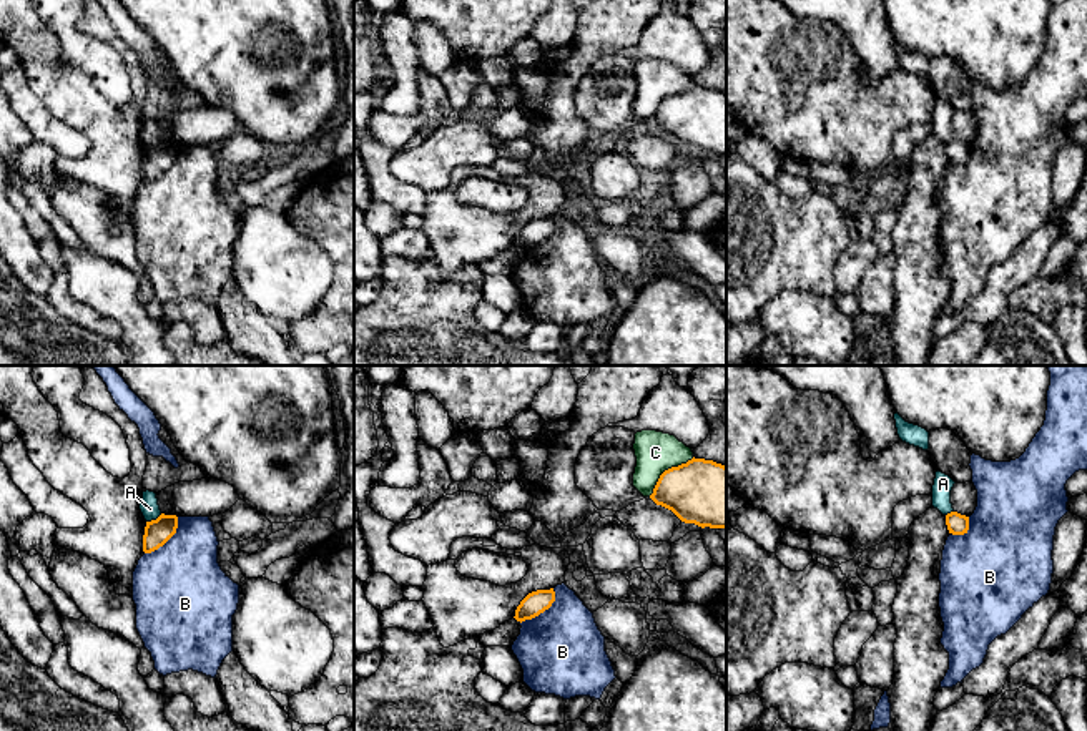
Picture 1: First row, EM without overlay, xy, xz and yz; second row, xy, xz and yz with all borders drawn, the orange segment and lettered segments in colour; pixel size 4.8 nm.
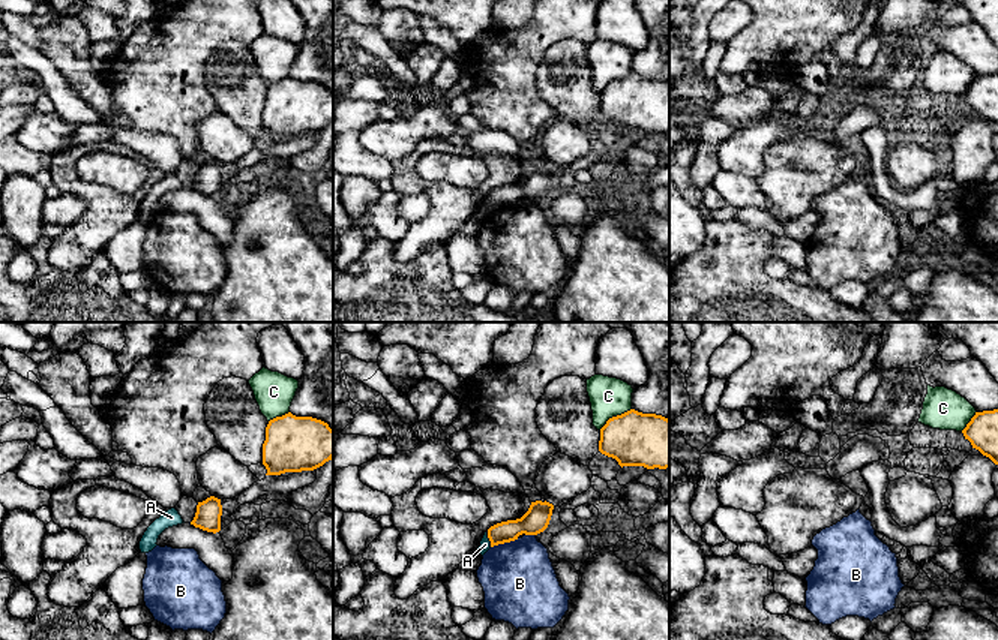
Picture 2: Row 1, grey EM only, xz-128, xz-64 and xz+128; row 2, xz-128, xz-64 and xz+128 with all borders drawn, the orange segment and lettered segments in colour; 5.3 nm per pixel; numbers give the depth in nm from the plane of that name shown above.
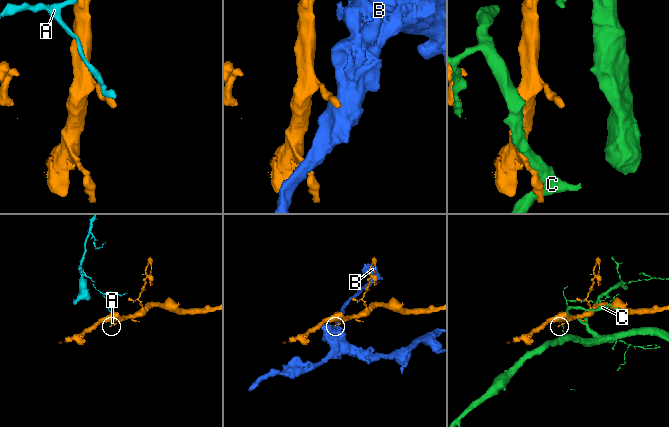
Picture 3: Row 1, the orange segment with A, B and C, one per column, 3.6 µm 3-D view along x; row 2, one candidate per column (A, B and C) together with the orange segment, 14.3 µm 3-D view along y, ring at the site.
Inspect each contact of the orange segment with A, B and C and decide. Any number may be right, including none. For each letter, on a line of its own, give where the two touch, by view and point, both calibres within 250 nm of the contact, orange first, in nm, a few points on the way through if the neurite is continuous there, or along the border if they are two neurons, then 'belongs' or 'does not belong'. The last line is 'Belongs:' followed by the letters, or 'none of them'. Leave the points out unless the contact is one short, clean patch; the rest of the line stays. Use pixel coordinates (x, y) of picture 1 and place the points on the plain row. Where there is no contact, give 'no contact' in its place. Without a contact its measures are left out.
A: meets orange in xy at (153, 148); 130 nm thick on the orange side, 90 nm on the other; border along xy (162, 142), (147, 150); does not belong
B: meets orange in xz at (544, 238); 110 nm thick on the orange side, 420 nm on the other; border along xz (554, 216), (554, 230), (521, 251); does not belong
C: meets orange in xz at (668, 97); 320 nm thick on the orange side, 200 nm on the other; does not belong
Belongs: none of them

